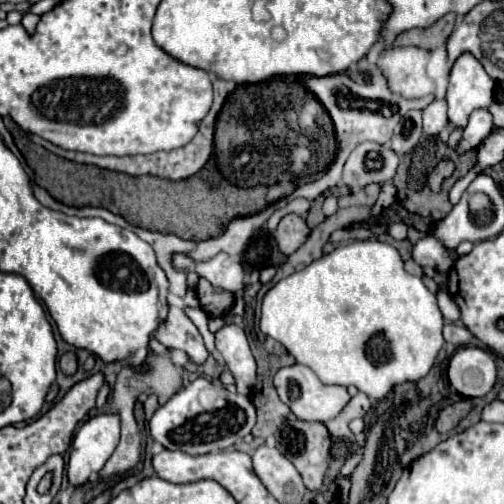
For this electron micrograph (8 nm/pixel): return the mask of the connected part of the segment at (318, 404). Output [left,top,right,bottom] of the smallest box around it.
[275,365,351,423]

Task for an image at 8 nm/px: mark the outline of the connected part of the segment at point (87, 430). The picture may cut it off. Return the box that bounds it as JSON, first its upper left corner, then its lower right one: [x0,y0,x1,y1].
[67,415,119,487]

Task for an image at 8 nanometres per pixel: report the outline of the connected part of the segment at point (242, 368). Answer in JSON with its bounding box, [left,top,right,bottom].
[215,323,255,395]

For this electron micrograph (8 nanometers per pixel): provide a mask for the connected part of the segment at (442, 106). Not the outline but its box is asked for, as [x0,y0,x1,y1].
[423,99,447,137]

